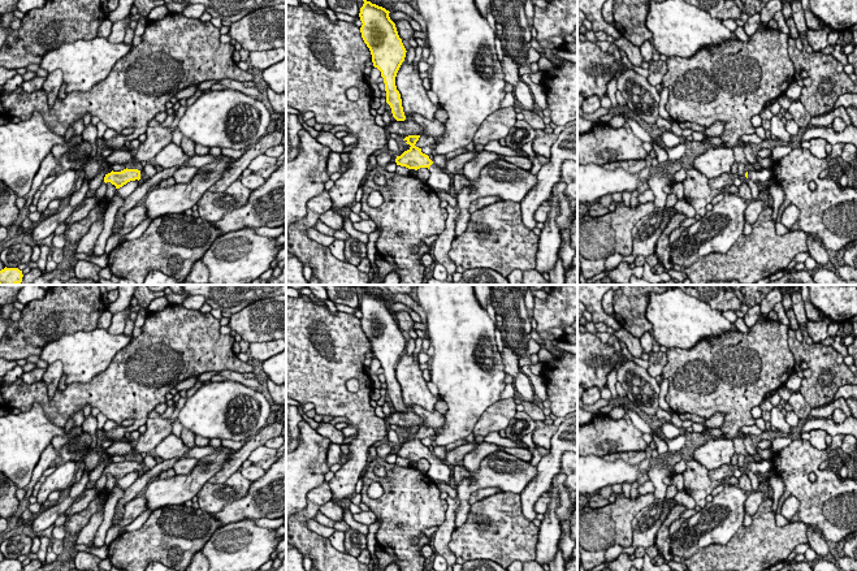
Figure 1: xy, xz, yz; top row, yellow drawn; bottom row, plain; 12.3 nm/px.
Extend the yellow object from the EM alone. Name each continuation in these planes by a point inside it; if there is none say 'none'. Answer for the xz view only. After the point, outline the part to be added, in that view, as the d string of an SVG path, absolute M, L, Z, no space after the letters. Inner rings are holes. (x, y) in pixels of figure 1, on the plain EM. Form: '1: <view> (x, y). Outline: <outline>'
1: xz (440, 471). Outline: M434 455L429 458L429 463L430 468L427 475L434 481L438 480L449 484L453 468L449 464L443 463L441 459L436 458Z

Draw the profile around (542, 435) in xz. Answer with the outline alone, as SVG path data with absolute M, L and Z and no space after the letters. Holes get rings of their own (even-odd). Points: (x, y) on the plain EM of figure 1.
M544 420L536 421L536 429L533 432L533 444L536 446L541 446L546 450L551 449L551 438L558 431L558 427L554 424L546 425Z

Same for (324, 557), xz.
M326 481L312 489L307 494L307 507L286 520L286 542L303 557L308 555L317 571L369 571L368 564L360 563L356 557L338 551L329 538L308 528L307 522L315 520L320 507L332 501L332 497L333 493Z

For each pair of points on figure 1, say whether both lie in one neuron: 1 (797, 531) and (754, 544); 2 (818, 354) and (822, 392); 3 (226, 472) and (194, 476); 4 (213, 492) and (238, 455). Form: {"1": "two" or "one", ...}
{"1": "one", "2": "one", "3": "two", "4": "two"}

